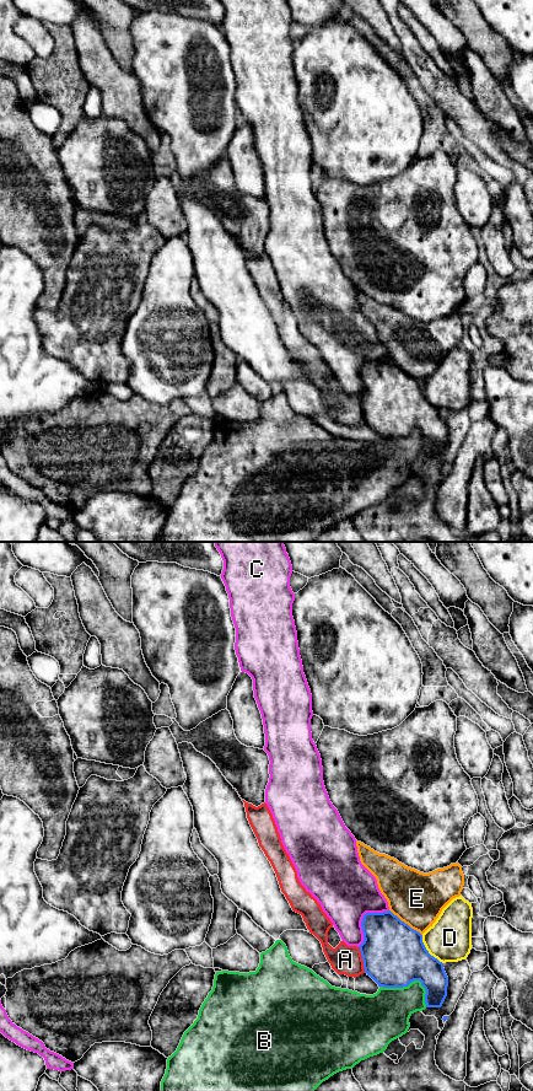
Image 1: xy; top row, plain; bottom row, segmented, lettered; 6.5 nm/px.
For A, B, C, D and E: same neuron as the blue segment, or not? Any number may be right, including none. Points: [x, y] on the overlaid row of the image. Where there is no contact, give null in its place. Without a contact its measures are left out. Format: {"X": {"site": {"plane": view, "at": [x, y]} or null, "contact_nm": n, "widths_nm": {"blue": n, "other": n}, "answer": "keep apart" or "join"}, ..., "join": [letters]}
{"A": {"site": {"plane": "xy", "at": [362, 960]}, "contact_nm": 180, "widths_nm": {"blue": 420, "other": 190}, "answer": "keep apart"}, "B": {"site": {"plane": "xy", "at": [413, 981]}, "contact_nm": 340, "widths_nm": {"blue": 420, "other": 280}, "answer": "join"}, "C": {"site": {"plane": "xy", "at": [362, 919]}, "contact_nm": 320, "widths_nm": {"blue": 340, "other": 380}, "answer": "keep apart"}, "D": {"site": {"plane": "xy", "at": [427, 951]}, "contact_nm": 240, "widths_nm": {"blue": 420, "other": 280}, "answer": "keep apart"}, "E": {"site": {"plane": "xy", "at": [404, 923]}, "contact_nm": 280, "widths_nm": {"blue": 420, "other": 340}, "answer": "keep apart"}, "join": ["B"]}

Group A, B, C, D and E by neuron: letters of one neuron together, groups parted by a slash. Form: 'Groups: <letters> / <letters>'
Groups: A / B / C / D / E

